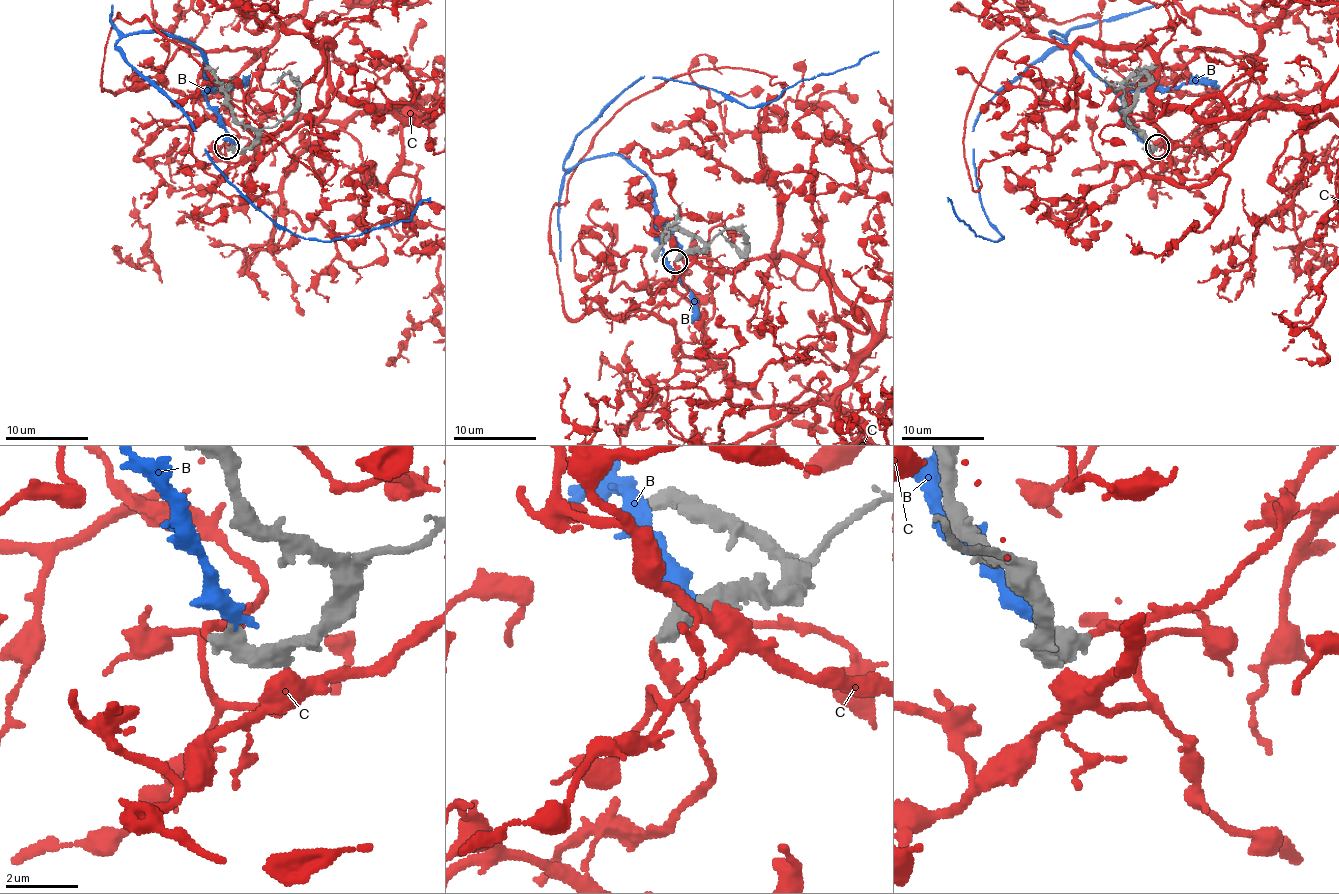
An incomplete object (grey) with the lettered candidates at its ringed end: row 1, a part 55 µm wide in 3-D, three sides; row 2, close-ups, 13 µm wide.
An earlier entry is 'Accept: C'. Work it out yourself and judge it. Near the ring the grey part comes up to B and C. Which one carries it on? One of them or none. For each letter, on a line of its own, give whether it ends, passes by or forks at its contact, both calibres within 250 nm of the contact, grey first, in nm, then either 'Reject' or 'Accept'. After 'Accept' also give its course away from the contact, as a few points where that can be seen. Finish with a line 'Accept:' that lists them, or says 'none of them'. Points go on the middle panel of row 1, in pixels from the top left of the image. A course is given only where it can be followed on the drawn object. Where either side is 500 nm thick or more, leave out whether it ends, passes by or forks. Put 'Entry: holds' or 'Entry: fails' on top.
Entry: holds
B: It ends there. Thickness 400 nm (grey) against 400 nm. Reject
C: It ends there. Thickness 360 nm (grey) against 220 nm. Accept
Accept: C

